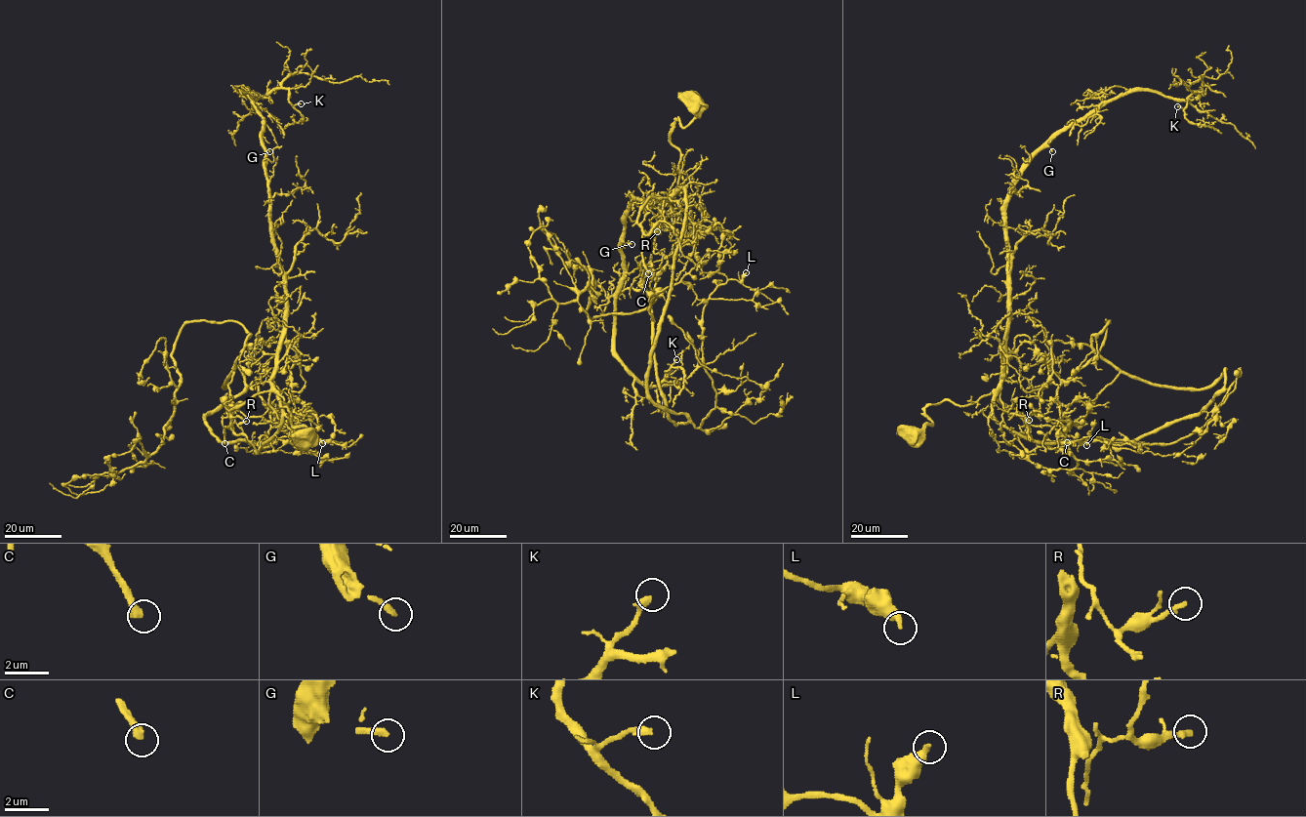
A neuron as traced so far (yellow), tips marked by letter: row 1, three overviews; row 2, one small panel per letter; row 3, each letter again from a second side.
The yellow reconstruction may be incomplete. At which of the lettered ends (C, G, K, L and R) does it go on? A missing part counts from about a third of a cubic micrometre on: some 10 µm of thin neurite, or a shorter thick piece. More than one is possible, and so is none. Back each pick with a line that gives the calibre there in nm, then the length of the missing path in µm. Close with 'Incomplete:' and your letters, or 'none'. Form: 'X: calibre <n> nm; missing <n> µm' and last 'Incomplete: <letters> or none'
C: calibre 360 nm; missing 10 µm
G: calibre 280 nm; missing 35 µm
Incomplete: C, G

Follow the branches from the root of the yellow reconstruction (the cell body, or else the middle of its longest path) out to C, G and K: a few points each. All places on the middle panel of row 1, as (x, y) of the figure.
C: (696, 101), (700, 114), (670, 134), (676, 189), (639, 213), (648, 273)
G: (696, 101), (700, 114), (670, 134), (680, 153), (671, 200), (630, 202), (632, 244)
K: (696, 101), (670, 134), (671, 200), (630, 202), (614, 323), (618, 357), (647, 386), (676, 359)

